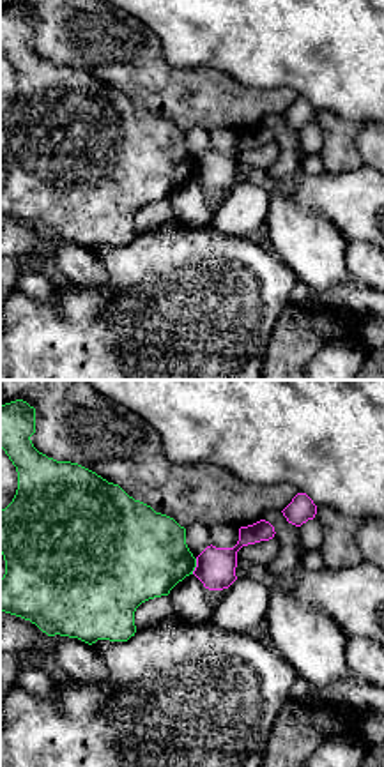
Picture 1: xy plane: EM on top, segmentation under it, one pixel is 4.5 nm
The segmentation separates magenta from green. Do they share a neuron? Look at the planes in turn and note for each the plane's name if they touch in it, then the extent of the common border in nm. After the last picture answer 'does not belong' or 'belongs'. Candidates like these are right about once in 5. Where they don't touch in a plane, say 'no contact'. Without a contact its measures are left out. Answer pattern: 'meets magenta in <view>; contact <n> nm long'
meets magenta in xy; contact 80 nm long

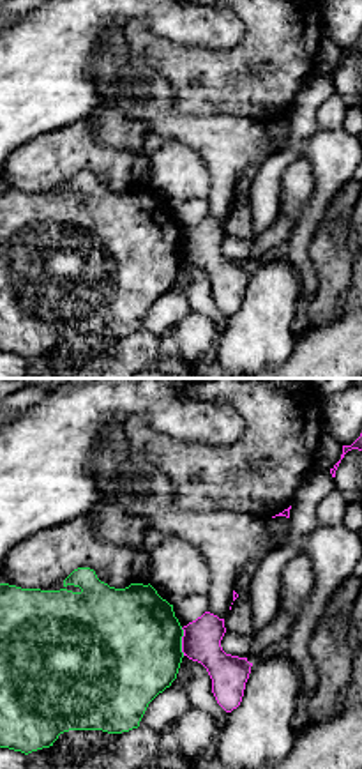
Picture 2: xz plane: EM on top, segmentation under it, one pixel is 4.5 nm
meets magenta in xz; contact 130 nm long

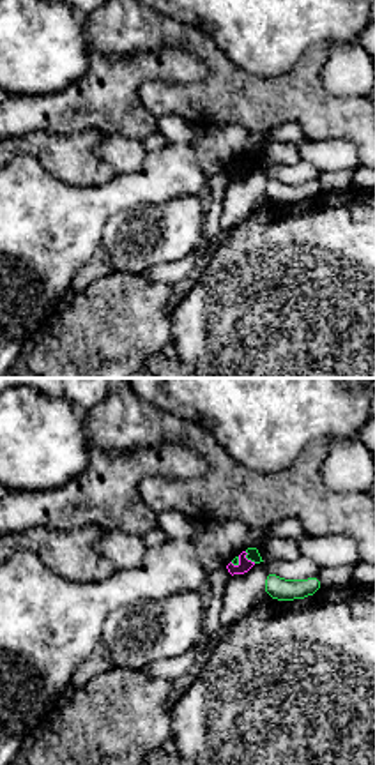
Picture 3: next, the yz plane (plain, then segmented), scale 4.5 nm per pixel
meets magenta in yz; contact 80 nm long

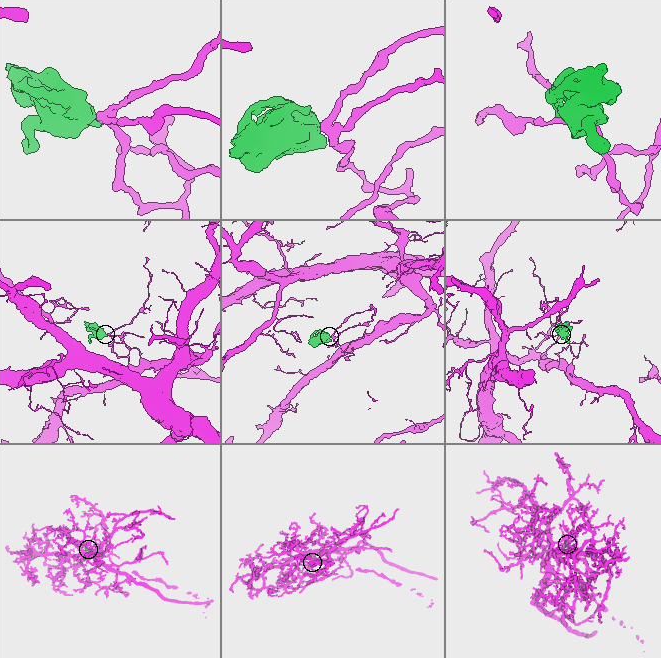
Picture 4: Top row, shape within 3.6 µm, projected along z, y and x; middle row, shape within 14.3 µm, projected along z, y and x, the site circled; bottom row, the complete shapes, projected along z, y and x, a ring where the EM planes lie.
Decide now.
does not belong

